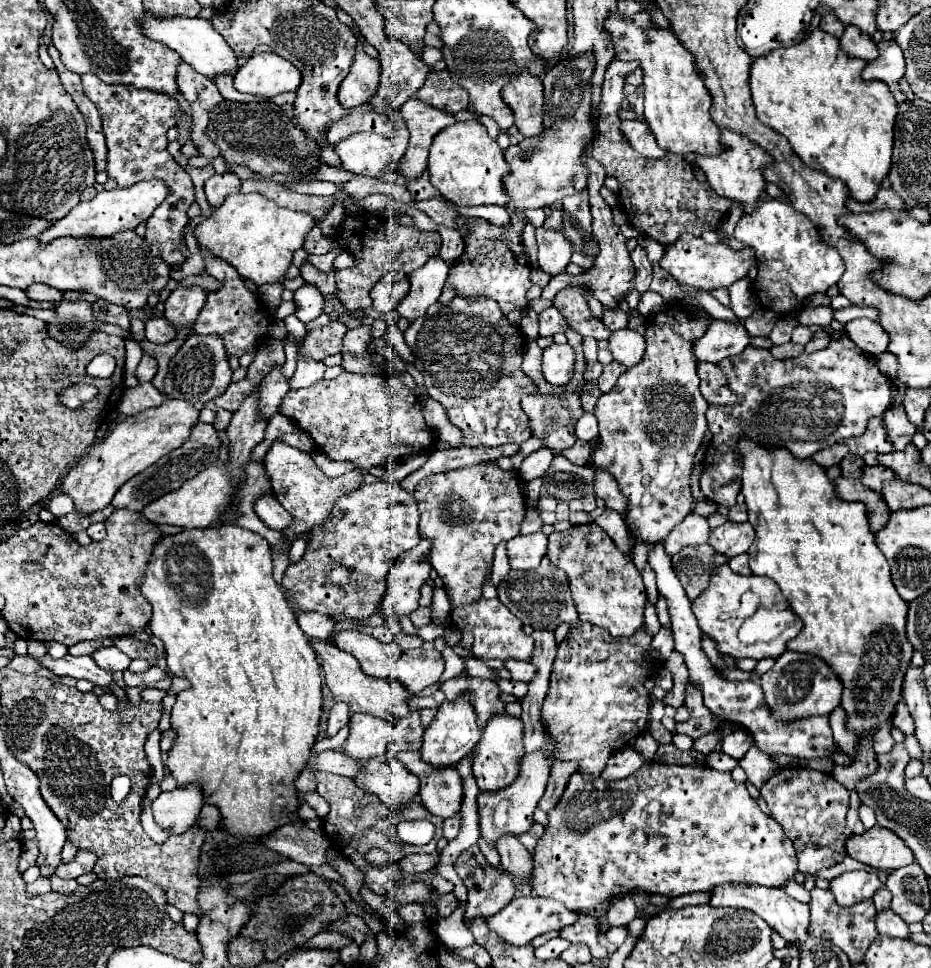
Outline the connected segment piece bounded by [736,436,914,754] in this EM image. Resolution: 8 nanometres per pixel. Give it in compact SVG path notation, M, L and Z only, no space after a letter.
M740 436L736 456L742 464L741 493L748 506L748 522L756 530L756 540L748 550L752 574L774 580L792 610L804 622L802 632L788 642L788 650L820 656L832 666L844 684L842 708L848 712L848 728L856 734L876 728L876 754L888 754L894 748L890 716L894 706L902 700L902 680L914 648L908 644L904 632L908 604L900 600L890 578L888 562L876 548L864 504L840 500L834 492L834 484L826 476L826 468L820 468L812 458L796 460L788 448L764 448L754 440Z

